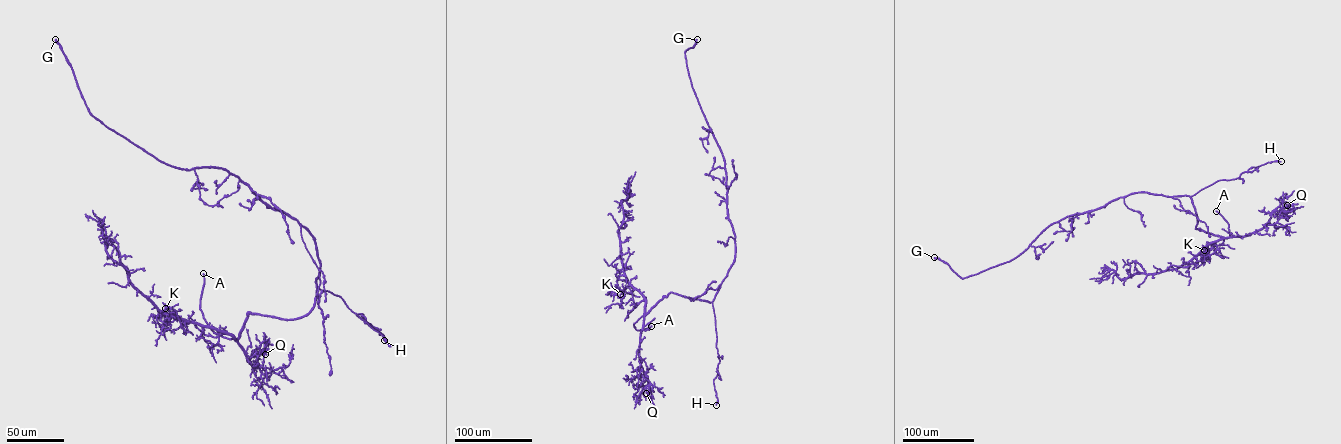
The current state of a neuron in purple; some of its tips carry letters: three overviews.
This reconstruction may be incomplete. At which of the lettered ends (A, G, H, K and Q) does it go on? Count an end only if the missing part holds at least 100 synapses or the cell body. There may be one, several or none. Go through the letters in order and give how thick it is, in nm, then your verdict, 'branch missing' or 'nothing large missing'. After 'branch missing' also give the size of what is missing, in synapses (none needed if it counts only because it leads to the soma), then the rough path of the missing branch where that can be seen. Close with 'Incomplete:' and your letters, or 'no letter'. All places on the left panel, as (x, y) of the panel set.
A: 400 nm thick; branch missing; missing branch runs (203, 273), (205, 257), (221, 243), (236, 237)
G: 400 nm thick; branch missing; about 650 synapses
H: 170 nm thick; nothing large missing
K: 110 nm thick; nothing large missing
Q: 180 nm thick; nothing large missing
Incomplete: A, G

